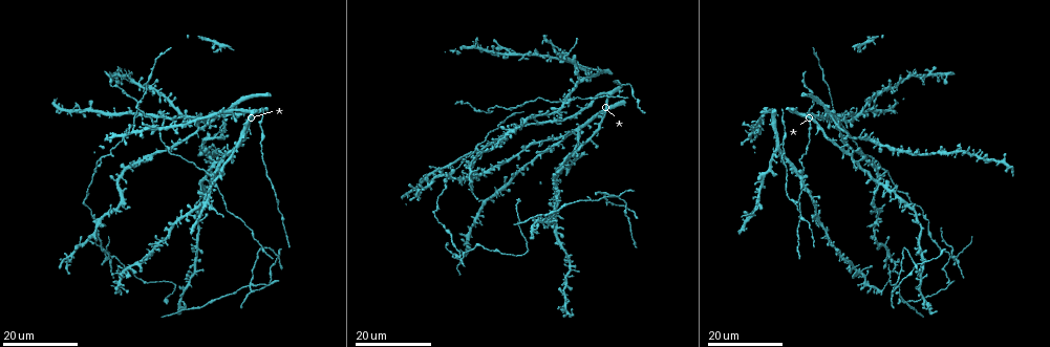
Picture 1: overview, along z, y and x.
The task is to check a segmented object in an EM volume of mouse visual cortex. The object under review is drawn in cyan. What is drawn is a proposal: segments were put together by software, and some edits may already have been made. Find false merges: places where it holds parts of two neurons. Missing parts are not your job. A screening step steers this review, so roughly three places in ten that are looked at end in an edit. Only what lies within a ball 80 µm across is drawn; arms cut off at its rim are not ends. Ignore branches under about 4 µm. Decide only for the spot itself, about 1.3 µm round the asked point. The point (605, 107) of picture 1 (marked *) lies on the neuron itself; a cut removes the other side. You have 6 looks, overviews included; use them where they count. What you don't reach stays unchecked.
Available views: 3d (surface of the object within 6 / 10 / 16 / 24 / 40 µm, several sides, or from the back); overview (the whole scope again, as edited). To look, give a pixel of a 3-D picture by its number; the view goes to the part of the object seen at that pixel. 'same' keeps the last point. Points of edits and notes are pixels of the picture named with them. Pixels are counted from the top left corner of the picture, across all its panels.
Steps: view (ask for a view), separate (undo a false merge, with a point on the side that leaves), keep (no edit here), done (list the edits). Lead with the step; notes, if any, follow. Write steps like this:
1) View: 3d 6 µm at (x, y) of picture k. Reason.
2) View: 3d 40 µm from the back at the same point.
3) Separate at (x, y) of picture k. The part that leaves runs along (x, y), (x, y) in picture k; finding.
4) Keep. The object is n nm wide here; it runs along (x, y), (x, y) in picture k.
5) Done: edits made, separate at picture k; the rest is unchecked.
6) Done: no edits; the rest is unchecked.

View: 3d 16 µm at (206, 204) of picture 1. Looks like a crossing.

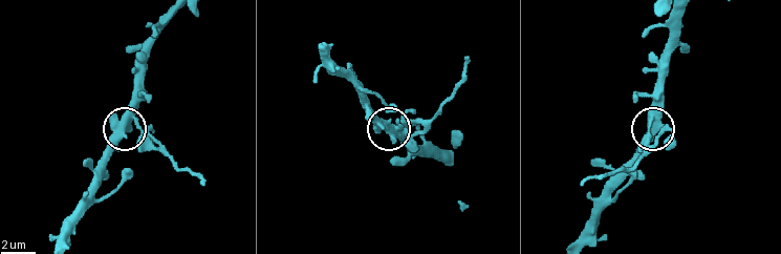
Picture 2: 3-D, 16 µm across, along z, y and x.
View: 3d 6 µm at (134, 122) of picture 2.

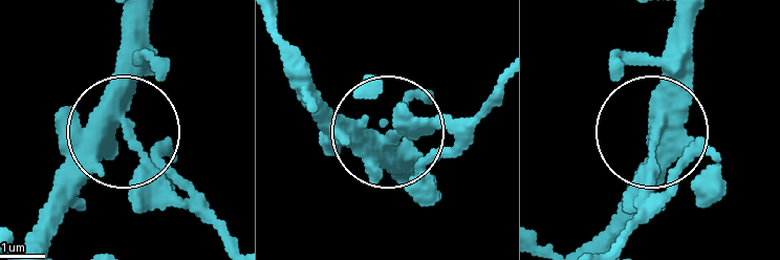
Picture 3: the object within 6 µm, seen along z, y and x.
Separate at (169, 148) of picture 3. The part that leaves runs along (126, 127), (149, 168), (228, 246) in picture 3; two neurons meet here.

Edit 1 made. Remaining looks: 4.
View: overview. See it whole again.

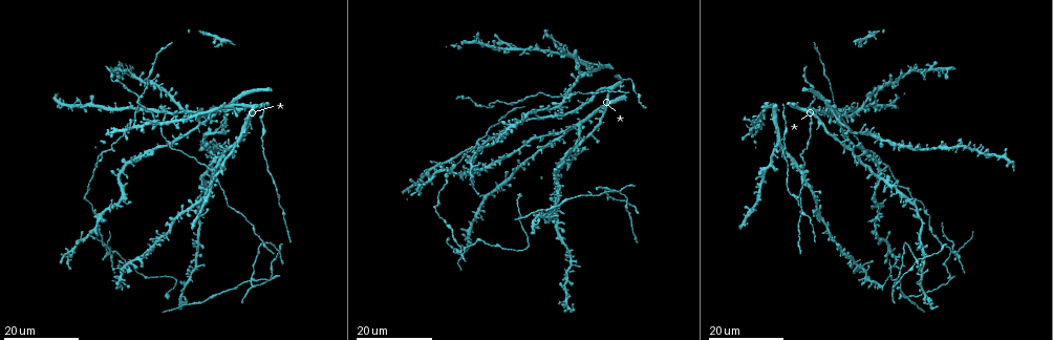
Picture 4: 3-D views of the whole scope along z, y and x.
View: 3d 24 µm at (135, 115) of picture 4. Branch point.

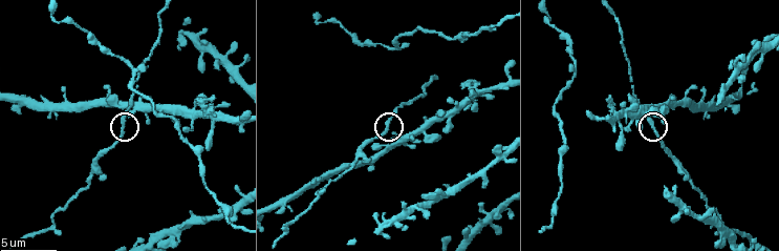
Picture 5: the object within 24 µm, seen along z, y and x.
View: 3d 6 µm at (121, 119) of picture 5. Closer look.

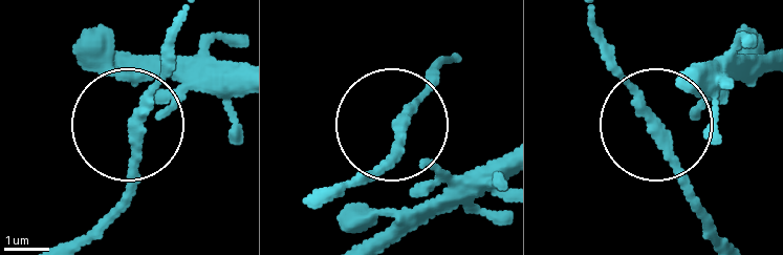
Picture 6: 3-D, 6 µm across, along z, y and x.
Keep. The side arm is 27 µm long; it runs along (233, 94), (176, 98), (131, 128), (173, 41) in picture 6; continuous, no second neuron.

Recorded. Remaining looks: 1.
Done: edits made, separate at picture 3; the rest is unchecked.

